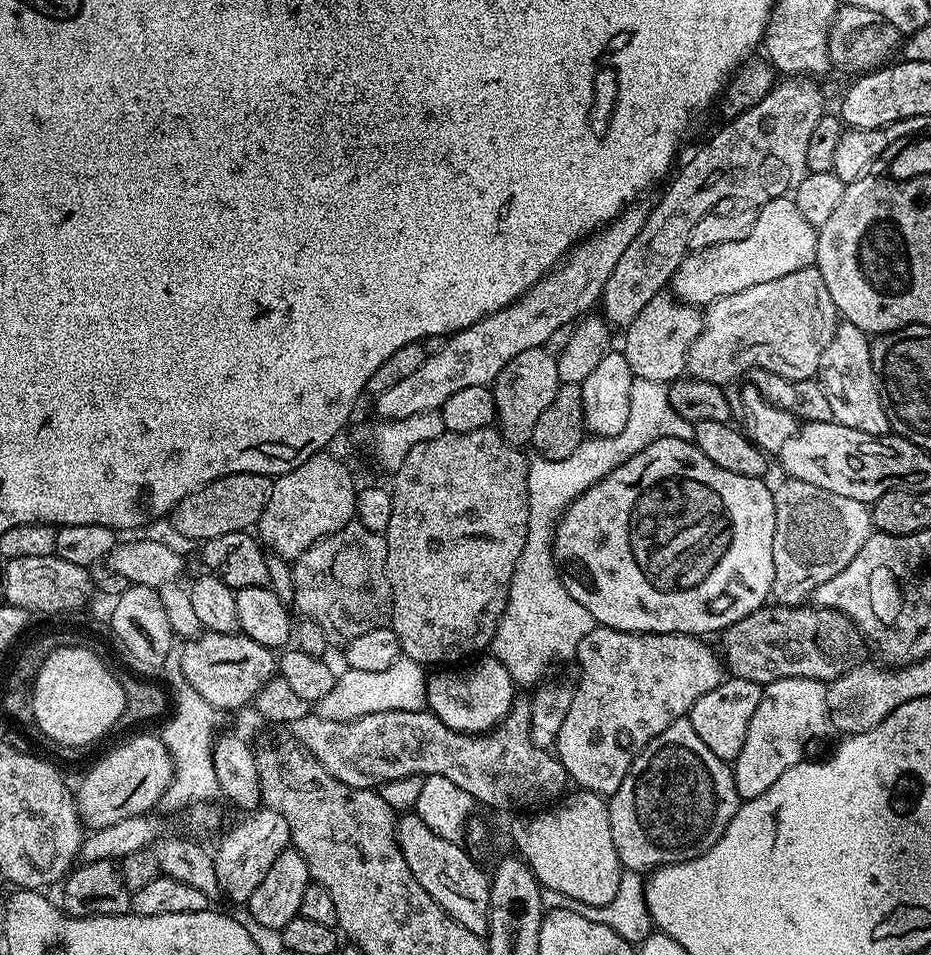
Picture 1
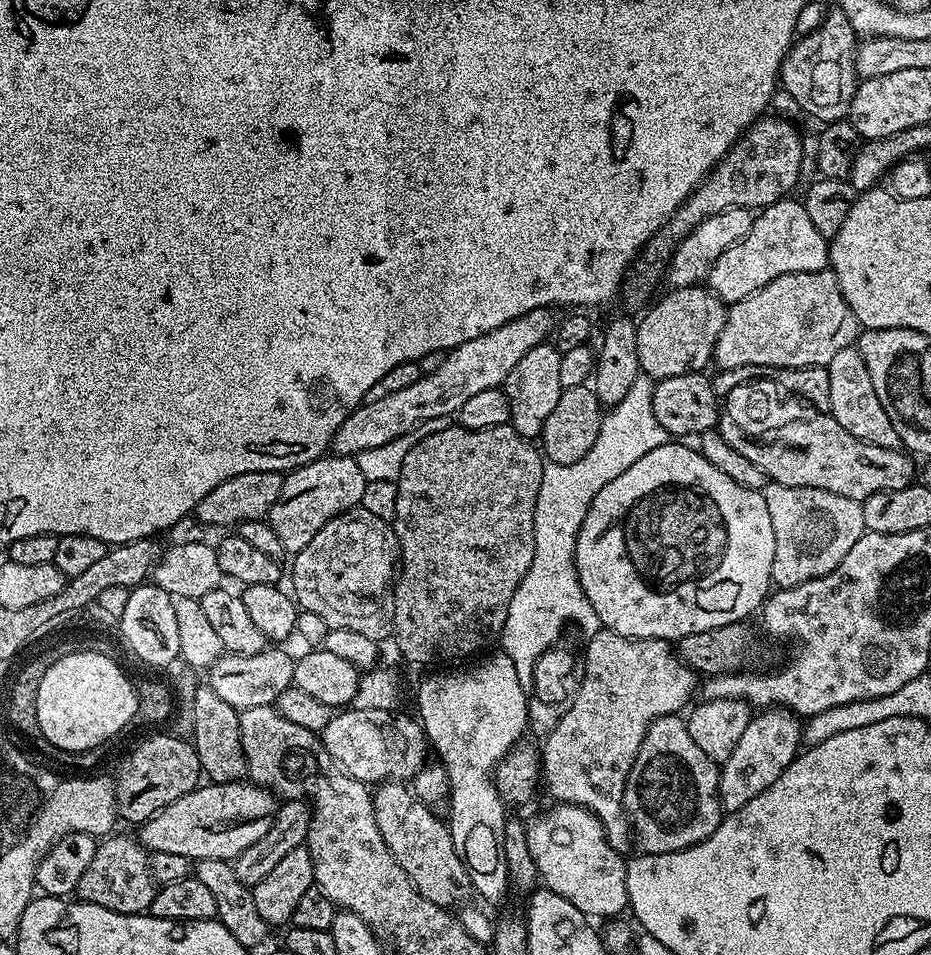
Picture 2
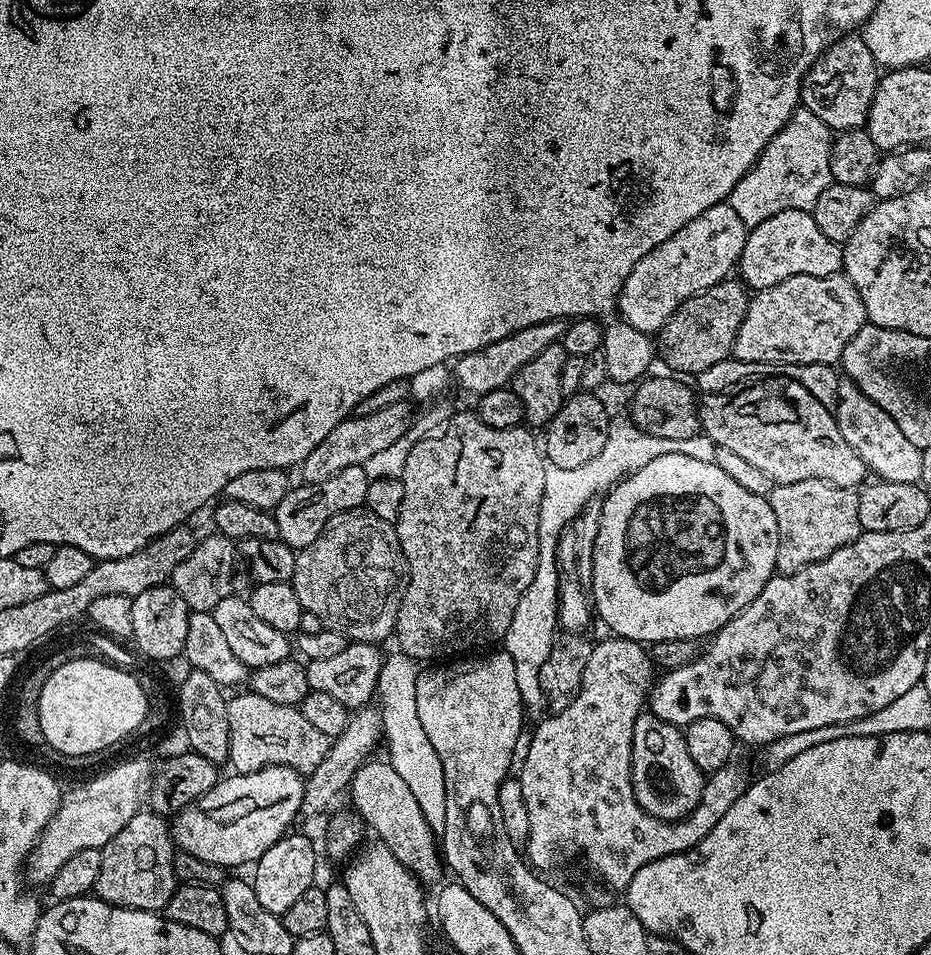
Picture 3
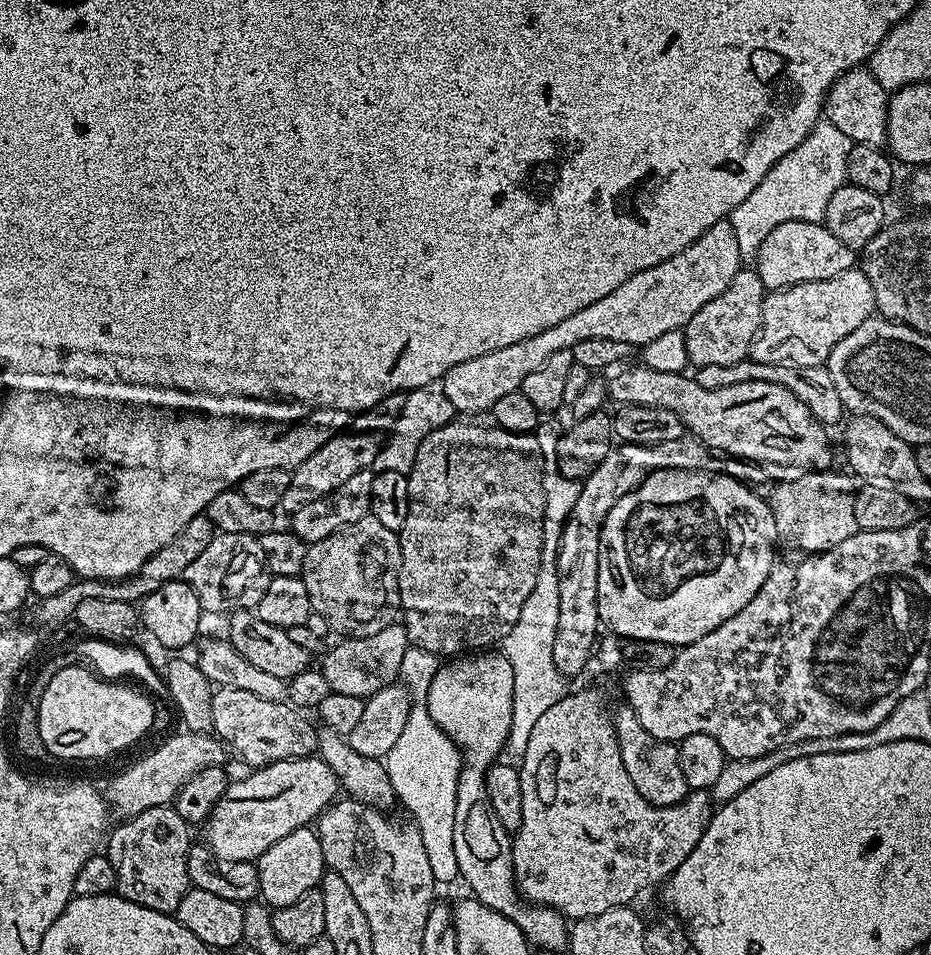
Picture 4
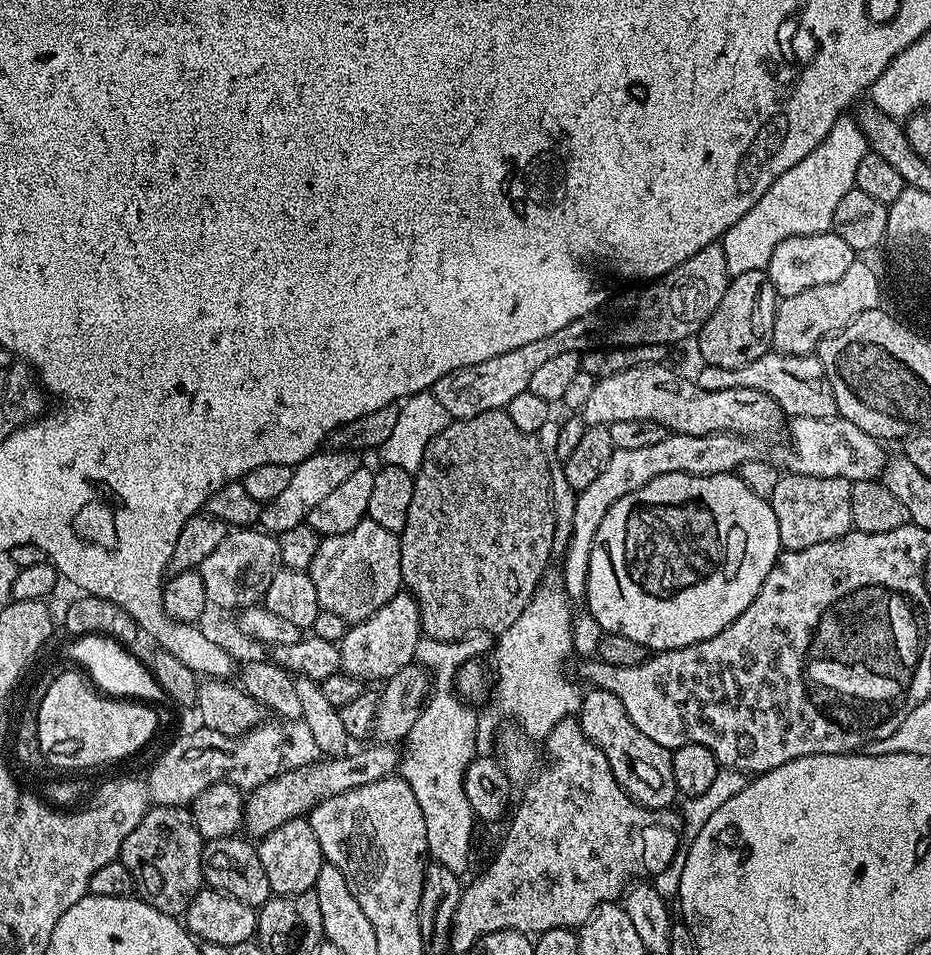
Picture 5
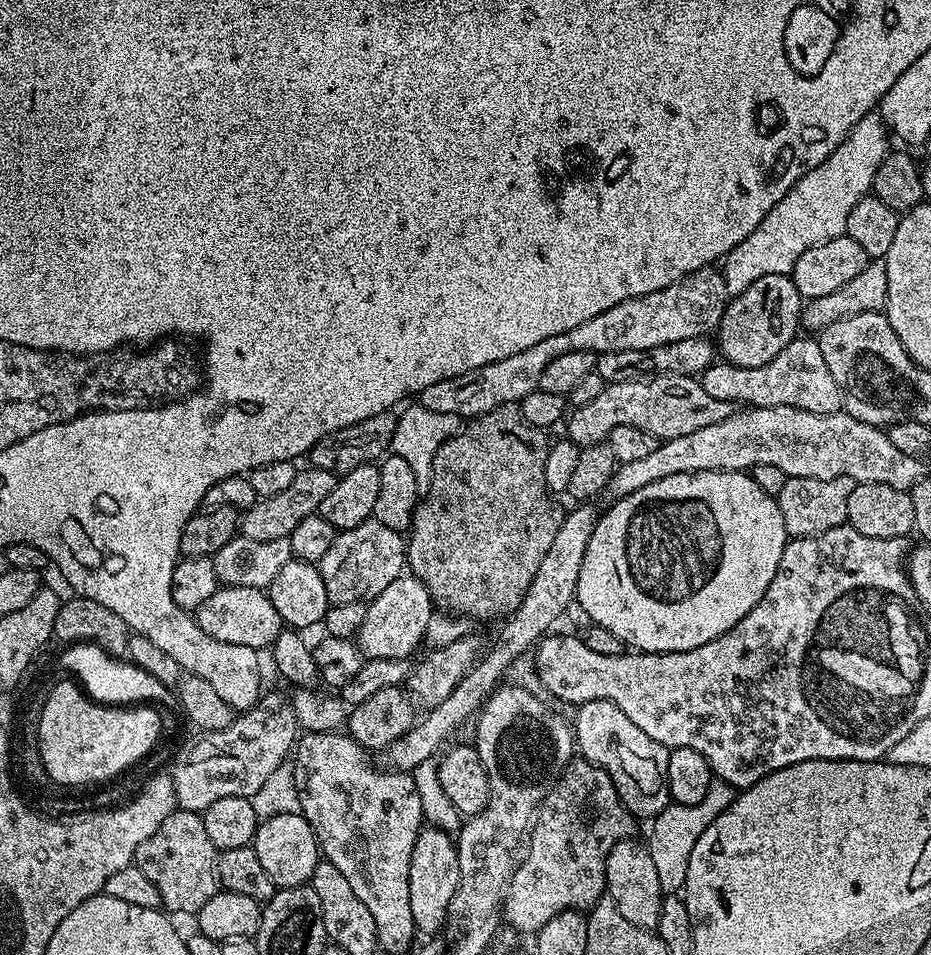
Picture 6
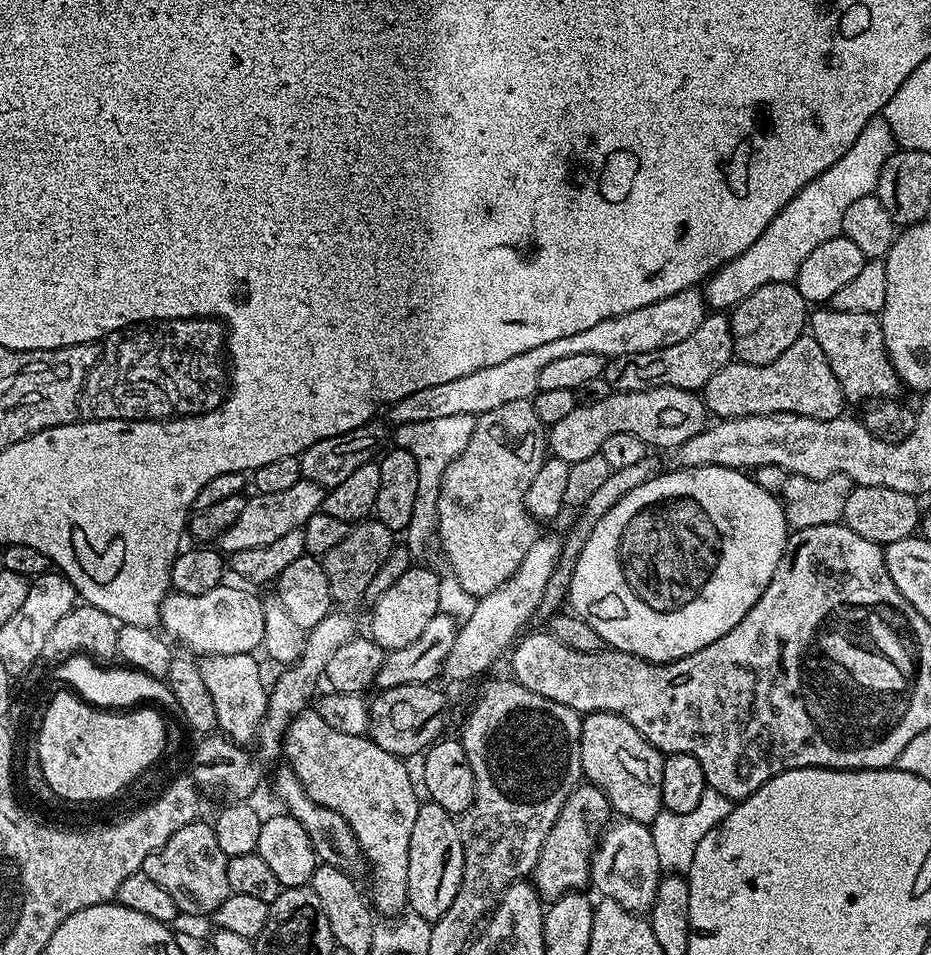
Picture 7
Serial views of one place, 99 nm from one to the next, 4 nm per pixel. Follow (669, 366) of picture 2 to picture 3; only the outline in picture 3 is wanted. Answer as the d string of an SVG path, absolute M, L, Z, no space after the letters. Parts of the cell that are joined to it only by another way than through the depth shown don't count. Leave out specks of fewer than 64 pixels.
M729 278L721 284L710 286L710 290L694 298L684 300L658 333L659 359L664 359L676 374L704 372L729 359L734 338L748 313L749 299L749 289L739 279Z

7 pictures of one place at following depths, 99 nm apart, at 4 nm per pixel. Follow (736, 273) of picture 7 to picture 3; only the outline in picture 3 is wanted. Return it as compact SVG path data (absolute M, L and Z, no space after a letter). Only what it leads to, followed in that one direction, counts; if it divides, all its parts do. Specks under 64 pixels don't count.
M804 107L797 108L791 122L764 148L756 164L734 186L730 203L732 209L742 218L745 226L753 228L782 210L809 211L822 190L833 183L830 174L830 150L834 133L825 122L810 114Z

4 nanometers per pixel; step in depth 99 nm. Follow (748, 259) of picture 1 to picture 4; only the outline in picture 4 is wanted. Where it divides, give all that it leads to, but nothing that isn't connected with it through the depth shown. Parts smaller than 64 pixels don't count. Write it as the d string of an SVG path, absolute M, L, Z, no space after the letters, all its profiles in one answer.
M782 222L782 226L774 226L770 234L766 234L766 240L754 257L756 273L762 278L765 289L775 290L789 288L802 282L818 282L822 278L834 278L834 274L842 274L842 270L850 270L857 263L857 253L846 242L838 242L834 234L824 227L823 223L814 222Z

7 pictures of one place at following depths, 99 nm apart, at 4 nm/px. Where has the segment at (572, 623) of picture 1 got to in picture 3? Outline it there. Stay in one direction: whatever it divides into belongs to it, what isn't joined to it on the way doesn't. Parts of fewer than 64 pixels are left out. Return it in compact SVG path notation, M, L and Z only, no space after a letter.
M613 419L608 425L606 446L602 446L602 451L596 457L590 458L590 462L586 462L583 466L574 466L574 470L546 467L546 486L538 518L538 566L534 582L530 582L522 598L518 598L518 606L514 610L514 618L509 626L512 629L512 636L520 636L520 648L524 648L524 672L540 672L542 662L546 662L552 649L552 642L556 639L558 631L556 611L562 571L558 556L556 560L560 531L564 527L565 531L590 501L607 493L612 485L619 483L630 473L646 466L646 462L654 462L654 458L662 458L662 454L682 454L685 451L685 441L654 438L654 434L638 430L638 426L632 423L631 419Z

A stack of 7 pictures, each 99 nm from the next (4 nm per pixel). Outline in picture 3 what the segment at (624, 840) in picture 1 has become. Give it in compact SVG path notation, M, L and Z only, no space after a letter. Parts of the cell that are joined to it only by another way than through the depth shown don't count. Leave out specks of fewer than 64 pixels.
M651 710L641 712L632 727L632 792L638 806L659 820L679 822L700 805L705 779L686 750L683 731L662 722Z

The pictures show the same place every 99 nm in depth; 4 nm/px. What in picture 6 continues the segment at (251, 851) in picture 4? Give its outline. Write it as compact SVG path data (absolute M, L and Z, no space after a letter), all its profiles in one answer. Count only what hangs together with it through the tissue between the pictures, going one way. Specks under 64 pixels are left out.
M582 502L569 515L561 519L557 537L553 539L553 545L542 558L538 565L538 574L534 574L534 582L526 590L522 602L503 621L500 628L500 637L496 645L488 653L481 655L476 663L468 669L468 673L462 678L462 682L442 702L427 713L428 717L421 719L408 733L383 749L383 767L388 770L407 772L412 774L420 763L431 761L437 755L436 750L440 743L448 735L461 729L464 724L469 723L483 707L485 700L496 690L501 683L500 680L507 672L508 667L519 658L524 651L531 649L545 634L553 631L554 623L562 612L575 599L578 582L578 574L581 573L582 558L585 557L586 546L593 536L594 526L598 519L598 511L593 503Z

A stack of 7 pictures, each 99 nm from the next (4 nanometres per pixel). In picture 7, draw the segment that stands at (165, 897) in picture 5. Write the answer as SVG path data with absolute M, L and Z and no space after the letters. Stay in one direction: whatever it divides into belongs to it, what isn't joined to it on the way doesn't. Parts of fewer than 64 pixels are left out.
M199 819L182 826L182 830L173 834L158 851L152 852L142 870L150 874L150 878L154 878L154 882L158 882L158 886L162 886L170 898L174 898L181 913L207 917L232 895L230 881L226 878L227 865L228 856L222 854L211 823Z

